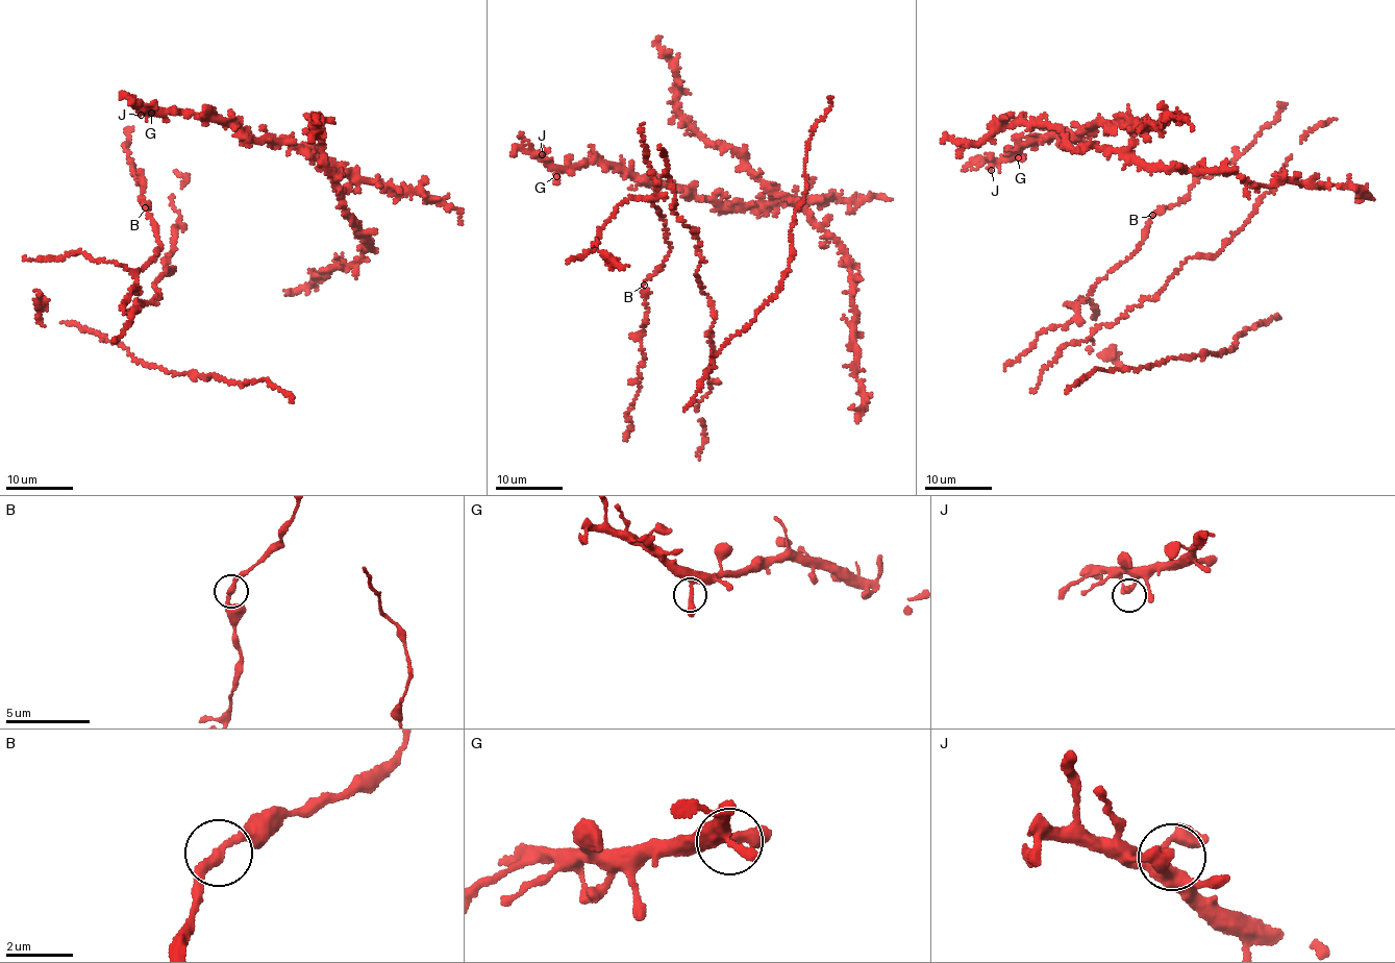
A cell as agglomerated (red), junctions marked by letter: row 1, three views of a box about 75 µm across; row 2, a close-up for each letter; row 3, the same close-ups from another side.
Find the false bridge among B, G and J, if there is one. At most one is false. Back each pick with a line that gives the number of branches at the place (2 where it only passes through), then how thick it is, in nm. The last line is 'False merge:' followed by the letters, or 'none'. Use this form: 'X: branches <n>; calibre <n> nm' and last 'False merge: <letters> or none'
False merge: none

